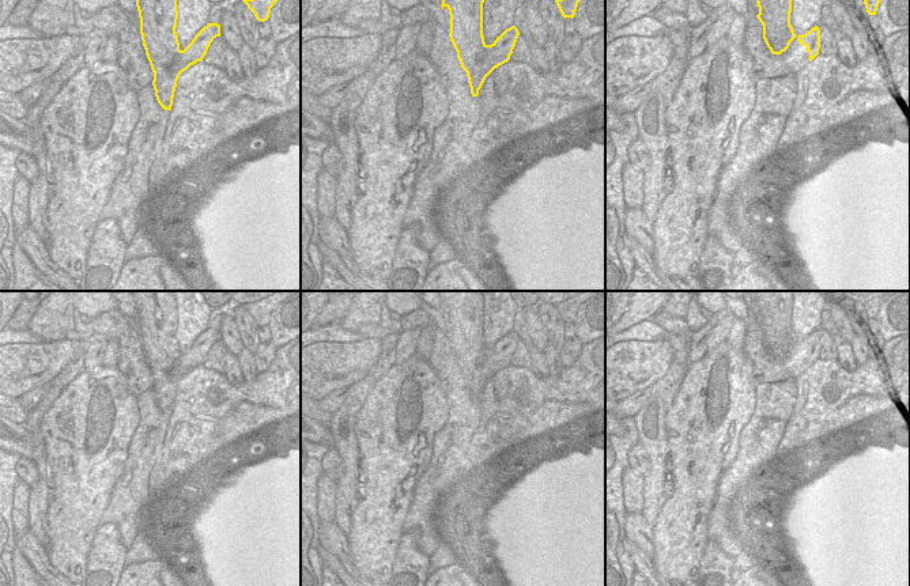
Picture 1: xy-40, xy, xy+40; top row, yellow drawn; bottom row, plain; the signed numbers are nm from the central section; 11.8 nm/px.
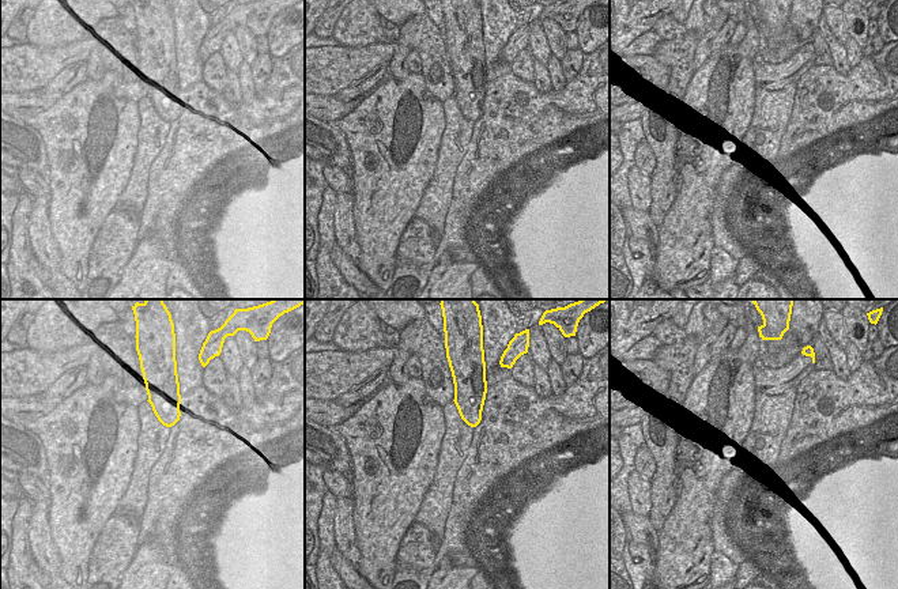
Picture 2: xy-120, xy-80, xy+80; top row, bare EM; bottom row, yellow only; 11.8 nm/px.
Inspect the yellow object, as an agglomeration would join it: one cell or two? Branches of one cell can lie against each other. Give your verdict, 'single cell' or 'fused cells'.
fused cells

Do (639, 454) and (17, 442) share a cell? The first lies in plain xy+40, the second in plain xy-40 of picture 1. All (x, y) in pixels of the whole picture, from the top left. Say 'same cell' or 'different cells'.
different cells

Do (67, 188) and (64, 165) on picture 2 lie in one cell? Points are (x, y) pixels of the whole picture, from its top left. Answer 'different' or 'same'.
same

